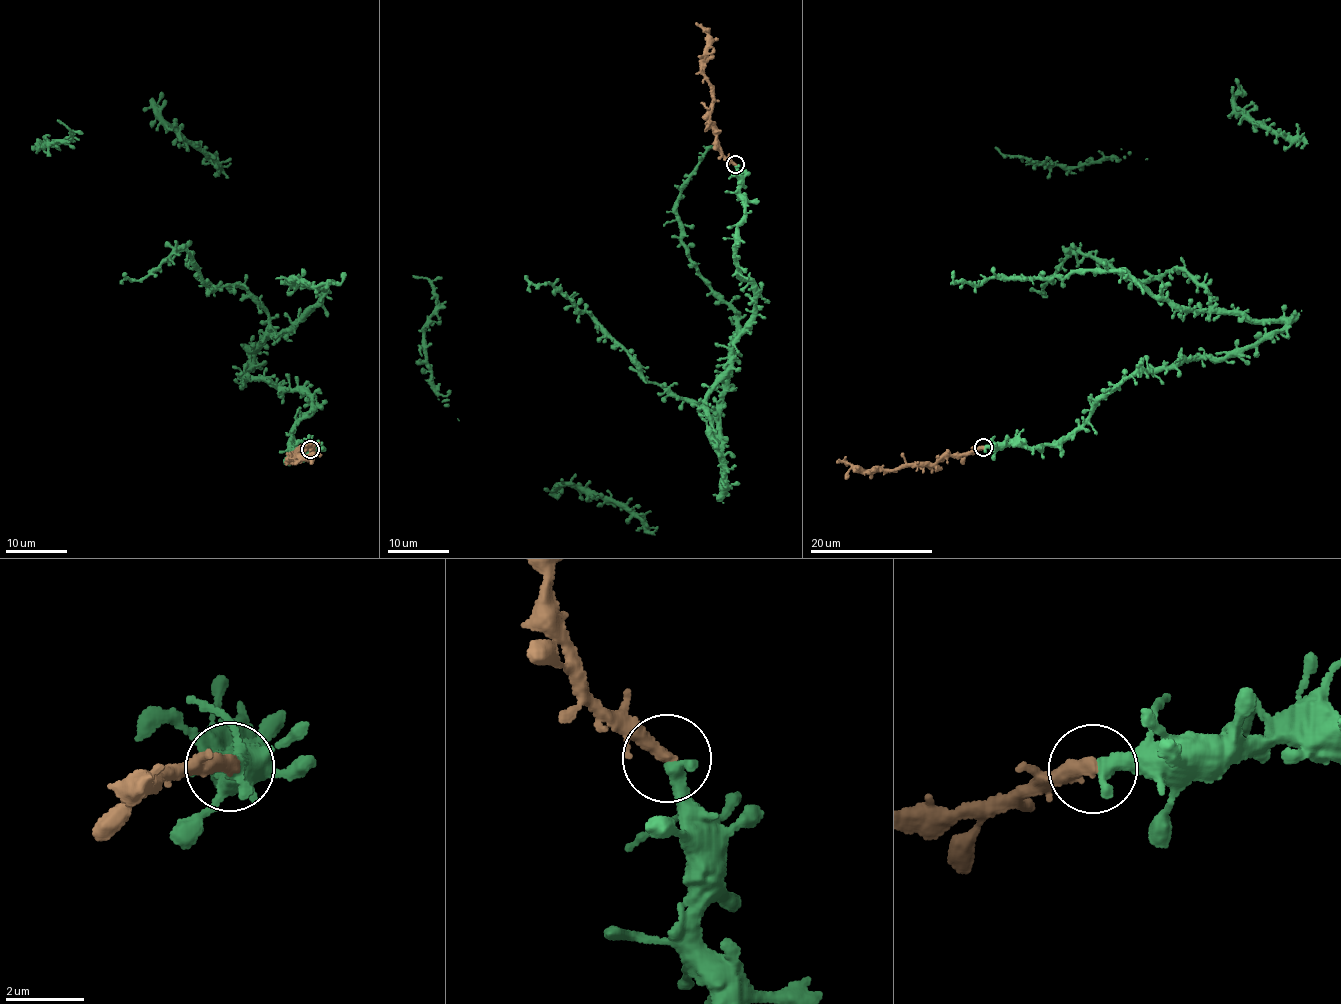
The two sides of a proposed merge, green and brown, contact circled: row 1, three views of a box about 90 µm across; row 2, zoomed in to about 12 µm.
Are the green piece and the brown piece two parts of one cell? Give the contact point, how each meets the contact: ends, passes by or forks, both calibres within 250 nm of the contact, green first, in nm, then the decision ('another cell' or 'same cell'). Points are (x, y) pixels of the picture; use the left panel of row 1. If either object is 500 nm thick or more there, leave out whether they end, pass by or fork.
place (310, 449); green ends; brown ends; calibres 440 and 400 nm; same cell

